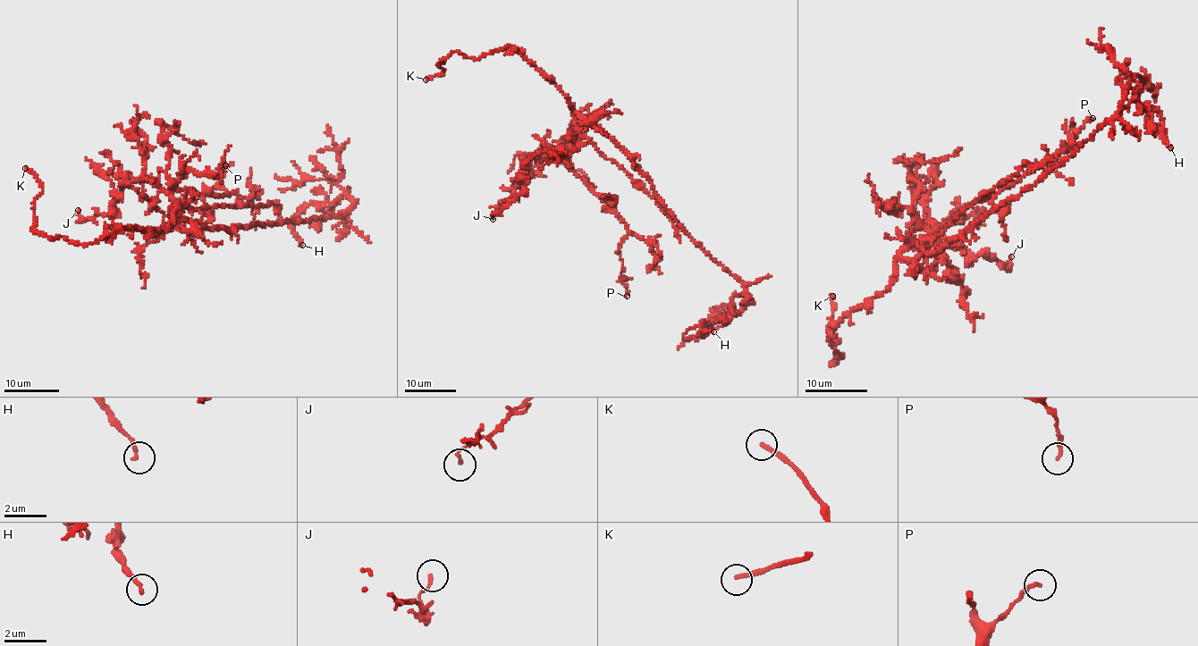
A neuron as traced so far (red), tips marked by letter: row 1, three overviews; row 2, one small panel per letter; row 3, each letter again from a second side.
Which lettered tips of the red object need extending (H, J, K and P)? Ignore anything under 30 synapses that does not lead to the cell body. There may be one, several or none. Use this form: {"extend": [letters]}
{"extend": ["K"]}

